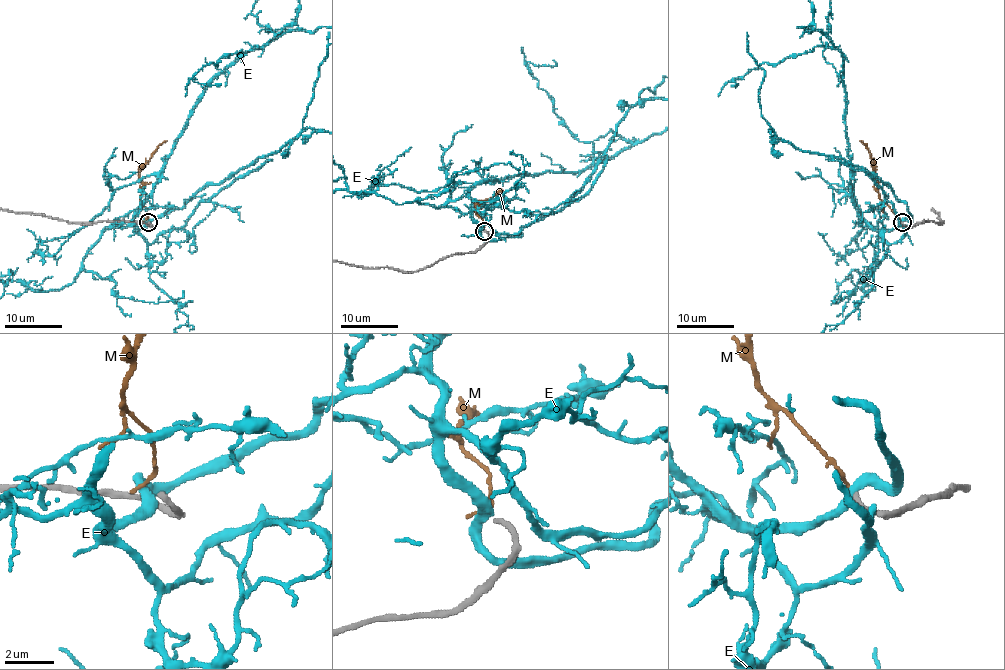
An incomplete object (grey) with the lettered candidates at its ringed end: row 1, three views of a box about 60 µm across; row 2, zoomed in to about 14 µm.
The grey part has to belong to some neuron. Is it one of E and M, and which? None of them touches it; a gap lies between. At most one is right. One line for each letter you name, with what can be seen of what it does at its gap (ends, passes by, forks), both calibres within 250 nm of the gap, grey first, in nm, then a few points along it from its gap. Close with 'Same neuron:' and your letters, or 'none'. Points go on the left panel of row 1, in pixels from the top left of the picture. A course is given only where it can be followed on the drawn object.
Same neuron: none

